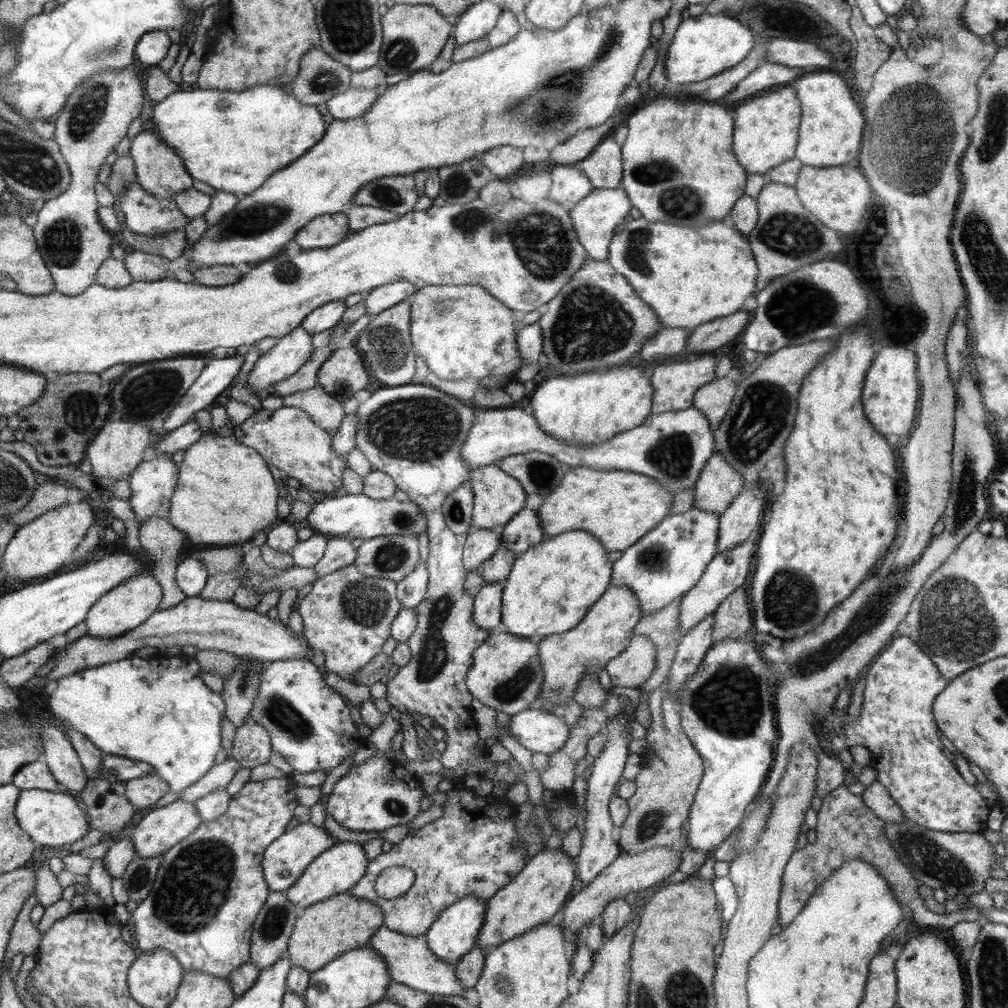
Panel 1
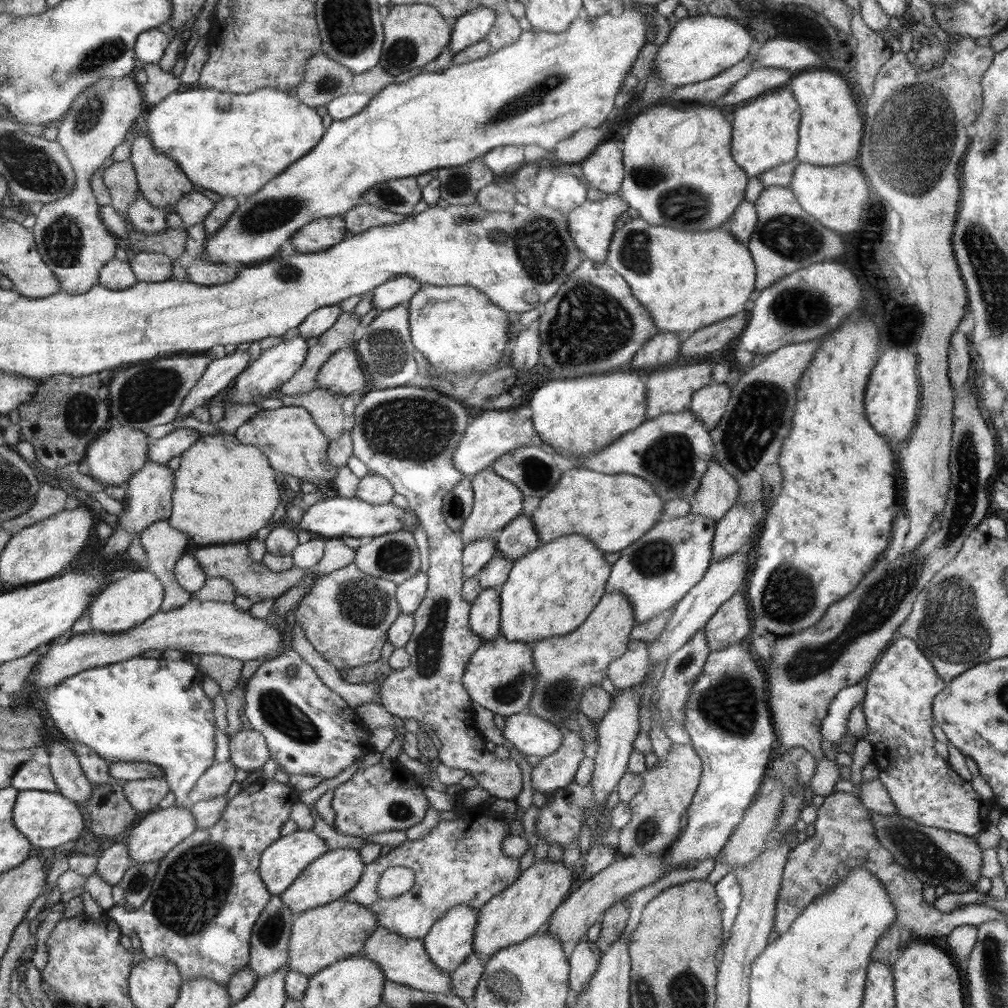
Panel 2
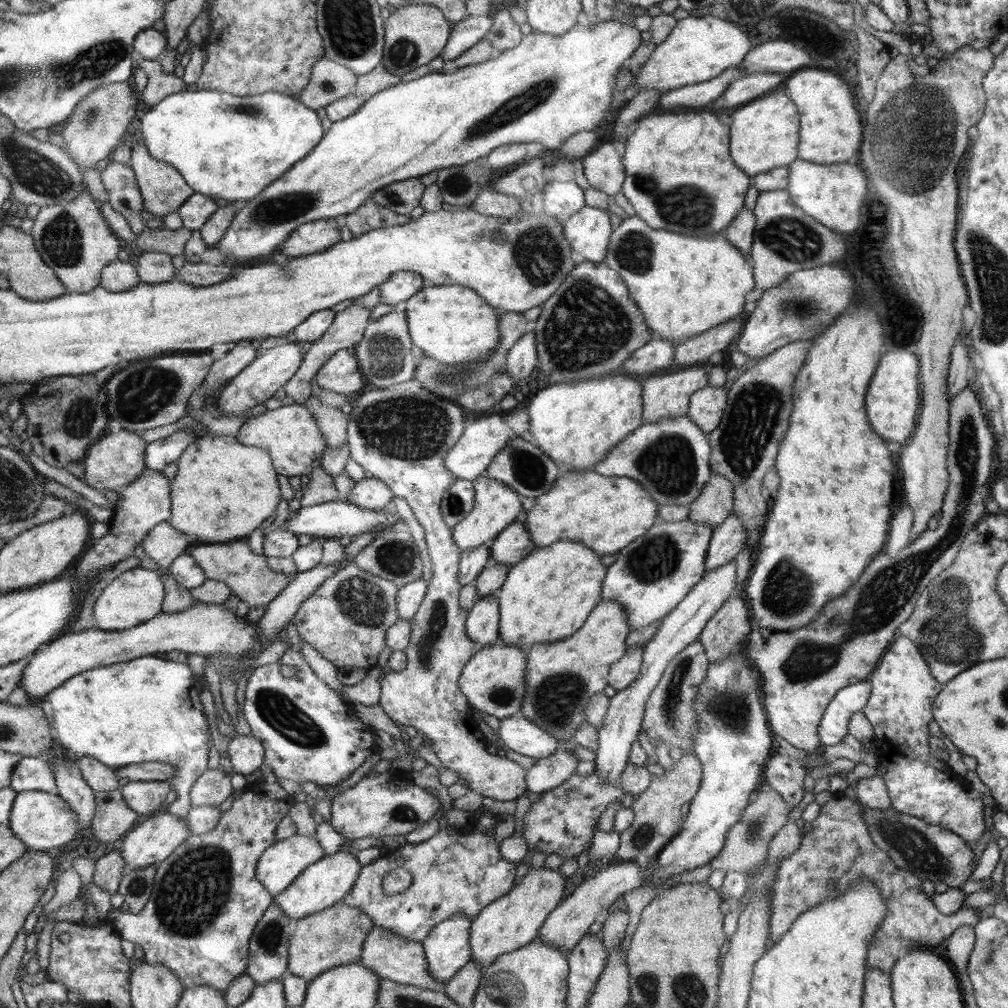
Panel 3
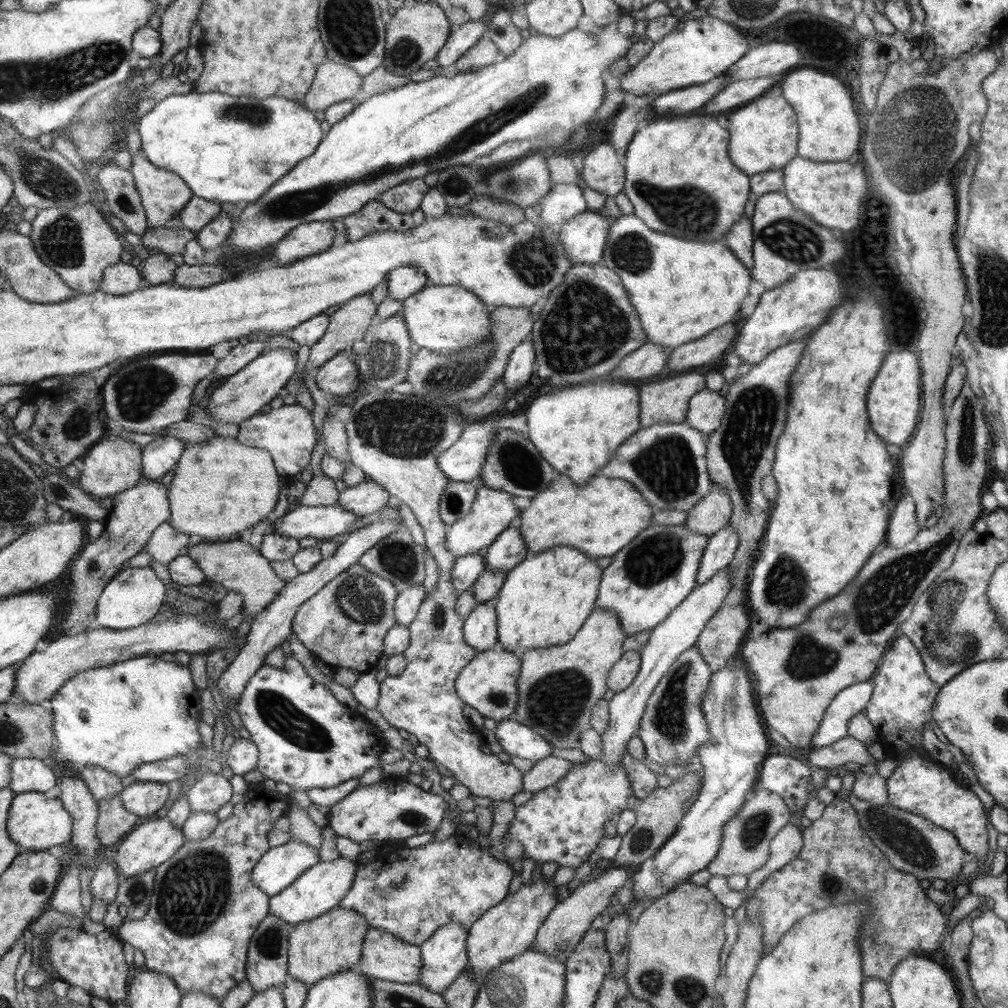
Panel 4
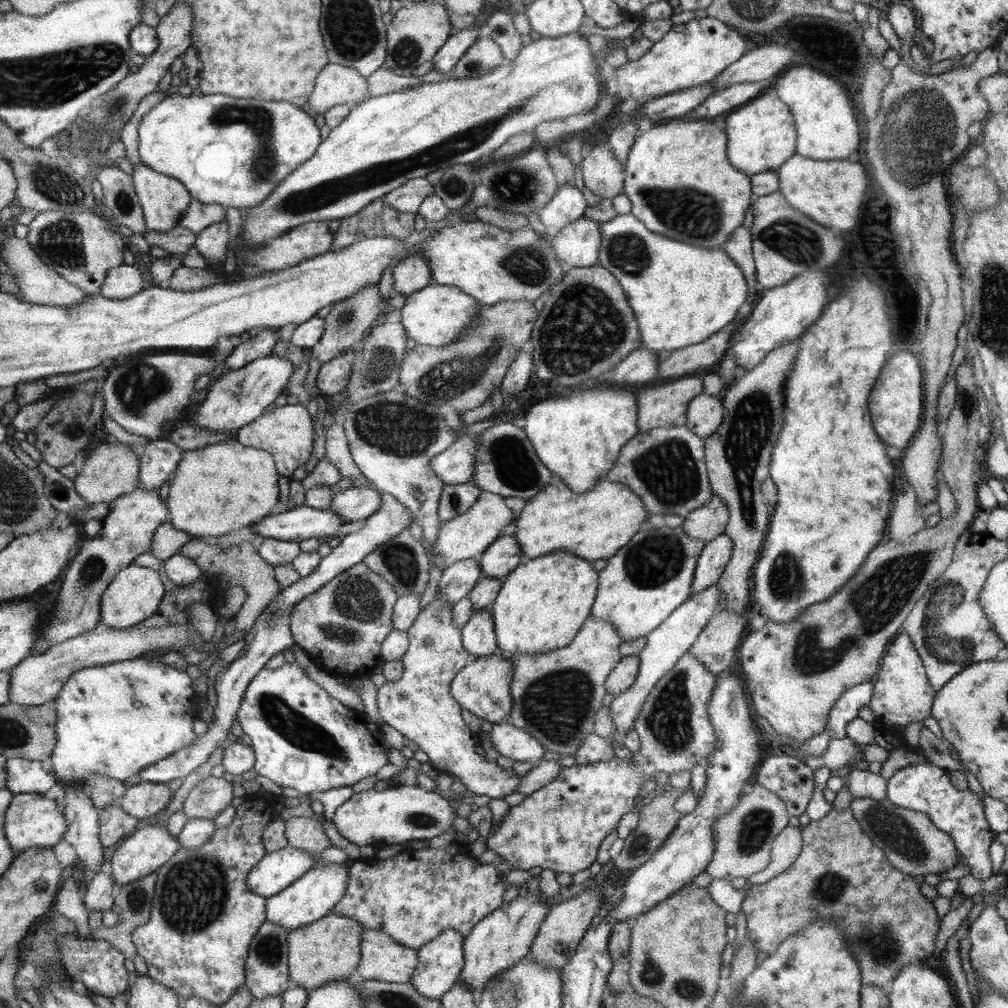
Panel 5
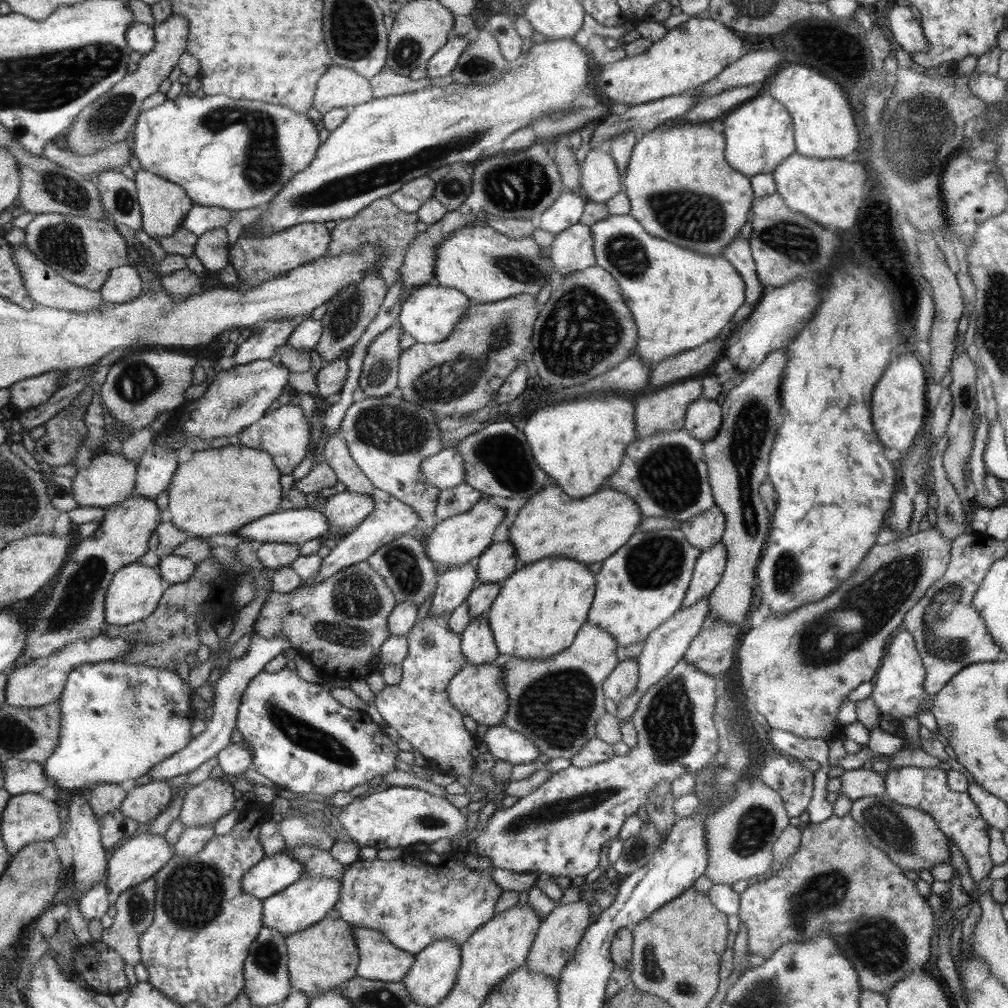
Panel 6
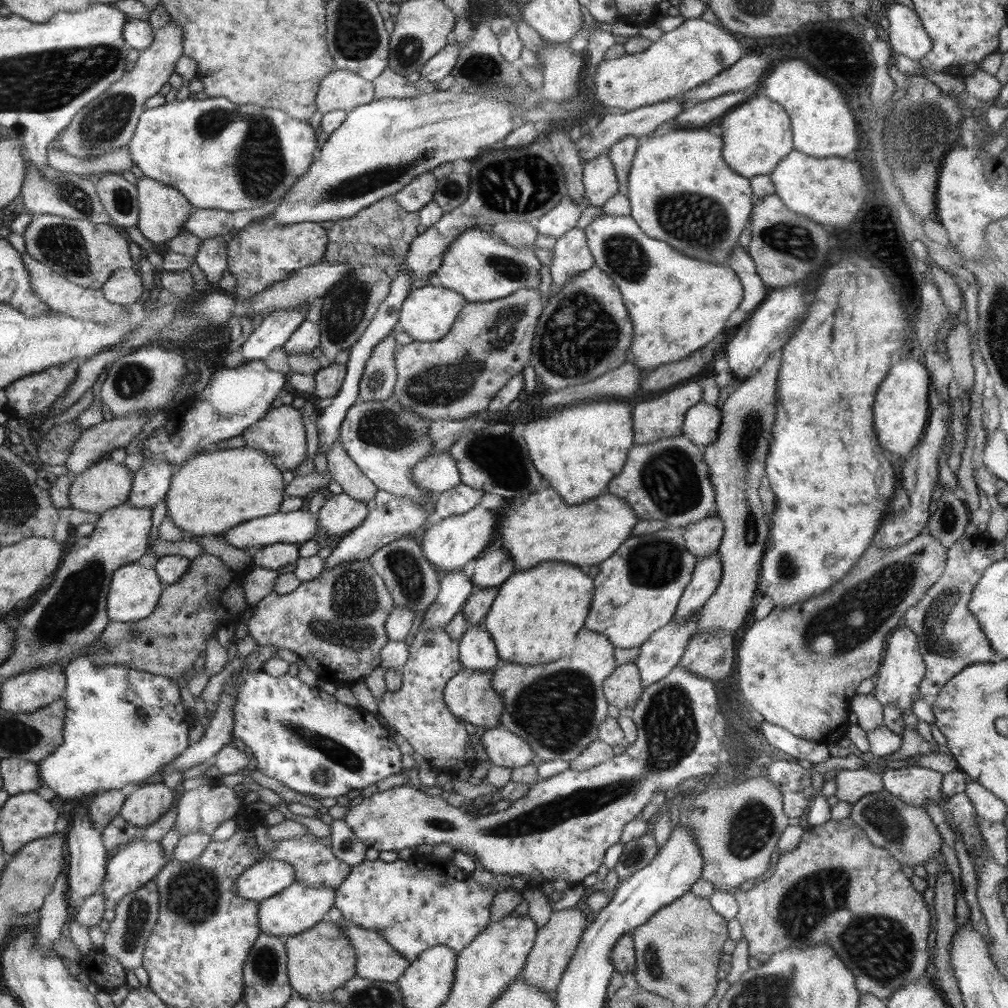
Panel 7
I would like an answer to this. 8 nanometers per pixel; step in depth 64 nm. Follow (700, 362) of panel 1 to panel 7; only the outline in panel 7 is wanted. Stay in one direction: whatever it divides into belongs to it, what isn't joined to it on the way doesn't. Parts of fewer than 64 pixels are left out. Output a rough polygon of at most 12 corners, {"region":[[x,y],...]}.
{"region":[[697,382],[637,403],[633,444],[683,434],[702,398]]}

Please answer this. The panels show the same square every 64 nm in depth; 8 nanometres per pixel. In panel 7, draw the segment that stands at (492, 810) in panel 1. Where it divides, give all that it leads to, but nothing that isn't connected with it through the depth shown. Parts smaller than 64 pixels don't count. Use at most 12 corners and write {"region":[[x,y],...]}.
{"region":[[412,854],[364,859],[335,890],[345,921],[413,961],[458,953],[498,891]]}

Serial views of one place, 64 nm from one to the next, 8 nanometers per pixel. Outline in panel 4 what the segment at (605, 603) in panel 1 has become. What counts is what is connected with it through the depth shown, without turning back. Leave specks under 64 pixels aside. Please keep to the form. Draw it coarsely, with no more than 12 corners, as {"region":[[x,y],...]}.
{"region":[[595,608],[566,644],[519,654],[510,718],[578,746],[627,635]]}

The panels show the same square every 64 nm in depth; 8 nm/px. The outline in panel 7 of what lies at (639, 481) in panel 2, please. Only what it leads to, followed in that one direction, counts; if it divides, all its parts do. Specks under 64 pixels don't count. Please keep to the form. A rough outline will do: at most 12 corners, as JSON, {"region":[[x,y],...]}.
{"region":[[551,487],[500,509],[516,570],[610,558],[639,521],[608,492]]}

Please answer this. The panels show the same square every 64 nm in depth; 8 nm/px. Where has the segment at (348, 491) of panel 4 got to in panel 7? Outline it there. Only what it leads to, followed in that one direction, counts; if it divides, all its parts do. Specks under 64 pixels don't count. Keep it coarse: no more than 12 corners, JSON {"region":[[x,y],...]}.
{"region":[[344,492],[317,512],[320,533],[342,536],[371,506]]}

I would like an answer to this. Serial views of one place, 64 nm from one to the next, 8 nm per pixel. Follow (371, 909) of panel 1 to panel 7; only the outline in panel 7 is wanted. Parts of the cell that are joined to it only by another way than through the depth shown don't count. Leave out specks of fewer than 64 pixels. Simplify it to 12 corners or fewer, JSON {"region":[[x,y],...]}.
{"region":[[330,920],[284,938],[289,983],[311,1003],[357,975]]}

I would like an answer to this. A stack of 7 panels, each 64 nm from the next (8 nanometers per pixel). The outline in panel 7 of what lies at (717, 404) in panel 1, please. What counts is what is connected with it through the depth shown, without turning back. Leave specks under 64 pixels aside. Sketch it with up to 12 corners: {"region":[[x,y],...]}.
{"region":[[701,400],[686,412],[683,434],[704,448],[717,439],[721,410]]}

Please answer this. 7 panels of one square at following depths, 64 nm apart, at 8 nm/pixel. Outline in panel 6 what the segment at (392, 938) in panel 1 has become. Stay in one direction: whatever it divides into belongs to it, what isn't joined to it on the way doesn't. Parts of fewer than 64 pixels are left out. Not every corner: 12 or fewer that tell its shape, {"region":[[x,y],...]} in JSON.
{"region":[[354,927],[359,977],[400,982],[414,954],[377,930]]}

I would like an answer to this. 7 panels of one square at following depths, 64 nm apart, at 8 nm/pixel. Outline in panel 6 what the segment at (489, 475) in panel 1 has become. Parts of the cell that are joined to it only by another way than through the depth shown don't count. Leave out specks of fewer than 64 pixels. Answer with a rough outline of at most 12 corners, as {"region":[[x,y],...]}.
{"region":[[478,501],[424,538],[440,569],[466,564],[492,543],[506,509]]}

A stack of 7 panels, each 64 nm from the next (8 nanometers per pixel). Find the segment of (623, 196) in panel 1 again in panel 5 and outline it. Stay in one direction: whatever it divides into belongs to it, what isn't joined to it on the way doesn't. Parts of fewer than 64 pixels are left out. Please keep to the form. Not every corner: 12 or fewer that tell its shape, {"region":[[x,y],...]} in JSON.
{"region":[[582,216],[551,235],[562,265],[597,264],[600,221]]}

